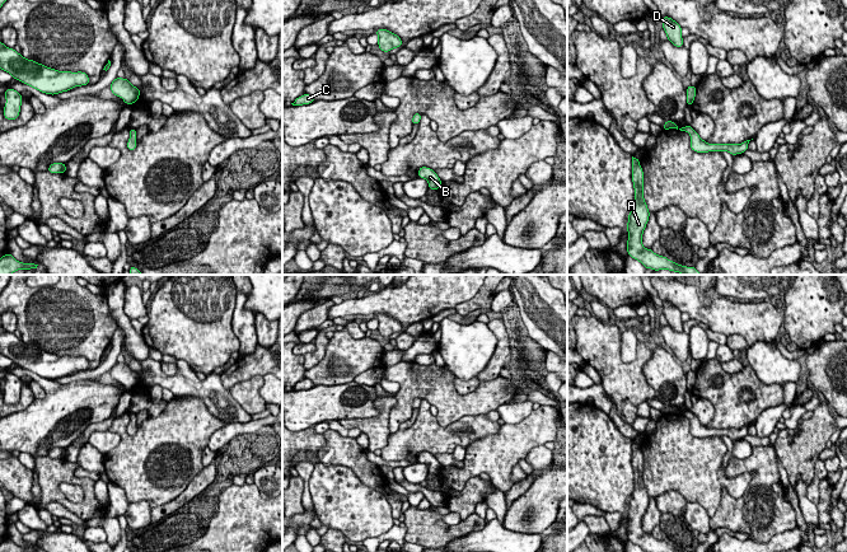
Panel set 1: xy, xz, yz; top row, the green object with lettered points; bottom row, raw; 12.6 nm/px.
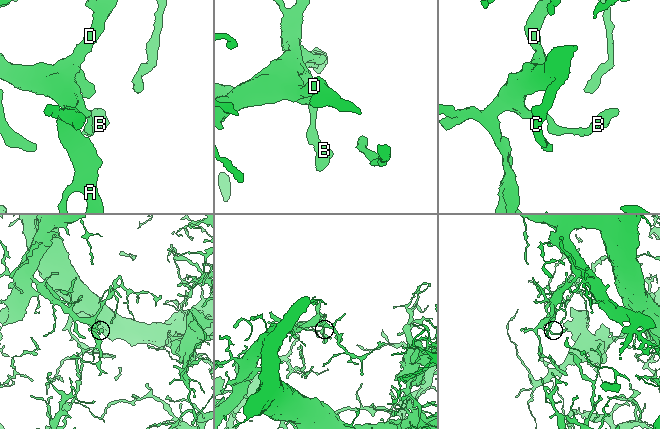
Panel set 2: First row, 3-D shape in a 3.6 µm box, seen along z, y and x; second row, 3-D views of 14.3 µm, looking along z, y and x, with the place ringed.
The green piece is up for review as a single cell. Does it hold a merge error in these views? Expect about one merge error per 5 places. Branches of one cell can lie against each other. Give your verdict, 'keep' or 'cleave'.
keep

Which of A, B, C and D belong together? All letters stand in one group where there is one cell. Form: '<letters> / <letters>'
A B C D

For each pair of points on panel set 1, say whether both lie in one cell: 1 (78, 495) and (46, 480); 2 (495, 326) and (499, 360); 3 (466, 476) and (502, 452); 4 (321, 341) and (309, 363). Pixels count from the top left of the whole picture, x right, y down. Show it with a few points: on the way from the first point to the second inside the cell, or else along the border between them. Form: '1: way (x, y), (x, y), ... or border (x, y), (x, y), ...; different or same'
1: border (59, 485), (69, 500), (83, 500); different
2: way (501, 335), (501, 351); same
3: way (475, 467), (486, 455), (494, 454); same
4: way (321, 346), (319, 352), (314, 358); same

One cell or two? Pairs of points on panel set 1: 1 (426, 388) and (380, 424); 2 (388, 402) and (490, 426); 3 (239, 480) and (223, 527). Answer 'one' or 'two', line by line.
1: two
2: two
3: two

